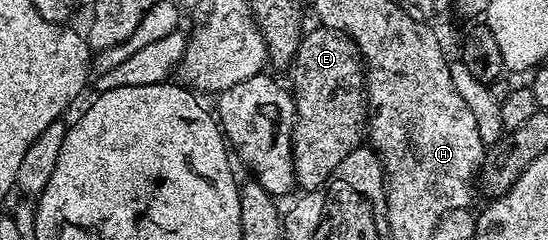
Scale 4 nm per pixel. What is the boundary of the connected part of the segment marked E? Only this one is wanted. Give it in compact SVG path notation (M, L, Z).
M315 27L314 30L303 32L302 42L298 44L298 53L295 55L292 62L294 69L294 85L292 84L292 92L294 95L294 136L292 138L292 148L294 151L294 179L297 188L302 191L309 191L312 189L320 189L327 181L331 180L332 175L338 173L340 167L340 159L344 159L344 155L348 155L354 149L359 148L360 141L358 141L358 120L363 120L364 117L364 66L358 58L358 48L354 46L353 41L349 37L338 33L334 29L324 29Z

